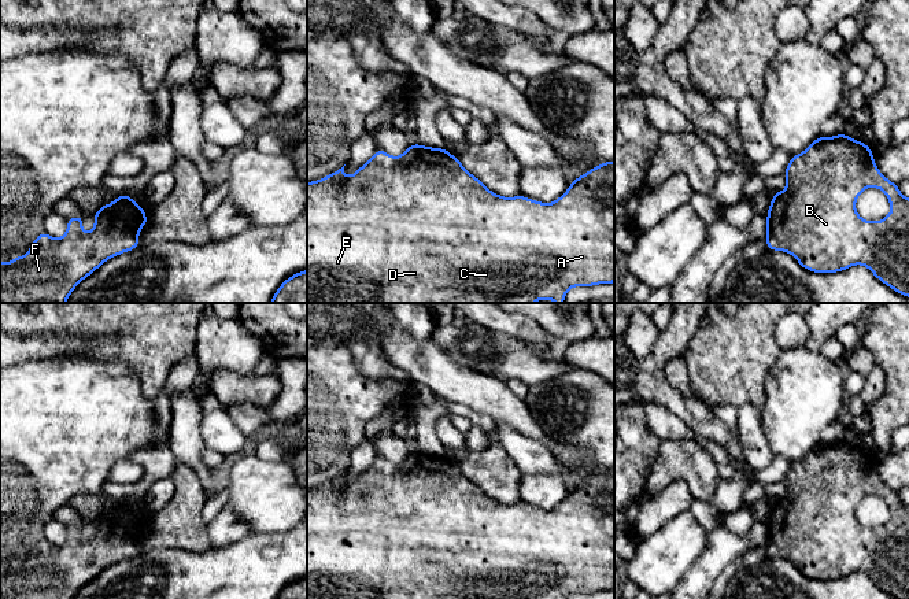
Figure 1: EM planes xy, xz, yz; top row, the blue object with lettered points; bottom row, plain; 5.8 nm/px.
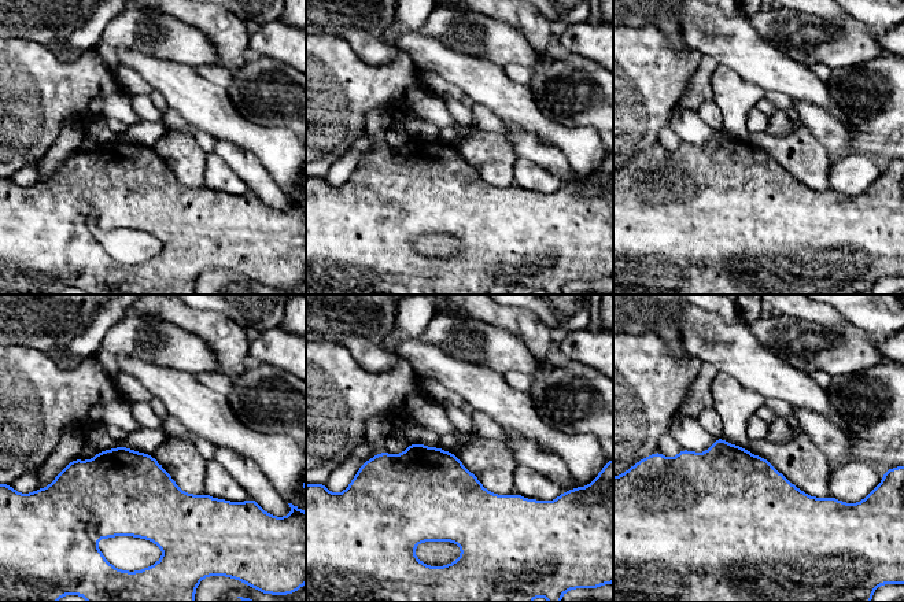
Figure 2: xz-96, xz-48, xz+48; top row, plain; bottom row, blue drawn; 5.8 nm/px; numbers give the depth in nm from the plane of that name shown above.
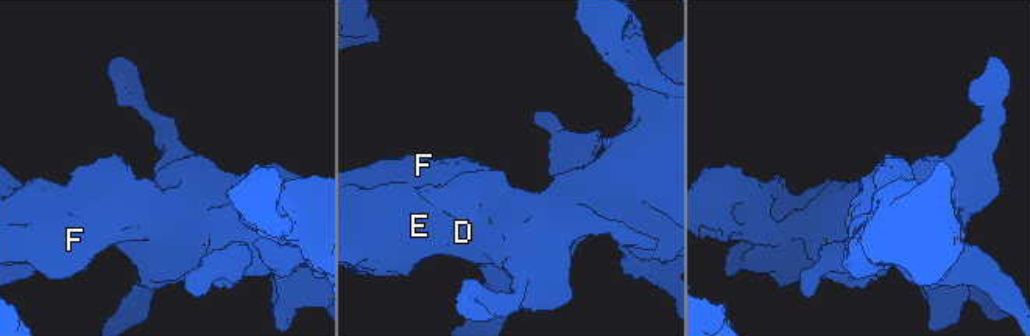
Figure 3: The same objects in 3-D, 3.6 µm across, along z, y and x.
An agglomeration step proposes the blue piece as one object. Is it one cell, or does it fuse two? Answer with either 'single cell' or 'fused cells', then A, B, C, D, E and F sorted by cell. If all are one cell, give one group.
single cell; groups A B C D E F

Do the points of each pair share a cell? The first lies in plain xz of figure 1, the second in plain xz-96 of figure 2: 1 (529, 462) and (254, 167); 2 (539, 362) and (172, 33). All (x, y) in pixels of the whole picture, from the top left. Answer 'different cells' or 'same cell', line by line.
1: same cell
2: same cell

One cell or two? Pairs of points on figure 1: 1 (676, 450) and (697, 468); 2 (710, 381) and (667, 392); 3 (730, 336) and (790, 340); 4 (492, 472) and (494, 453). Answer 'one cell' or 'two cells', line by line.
1: one cell
2: two cells
3: two cells
4: one cell

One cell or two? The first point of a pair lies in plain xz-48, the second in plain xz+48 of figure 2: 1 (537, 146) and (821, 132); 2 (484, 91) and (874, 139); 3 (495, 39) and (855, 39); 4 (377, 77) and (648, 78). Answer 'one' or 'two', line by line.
1: one
2: two
3: one
4: one

